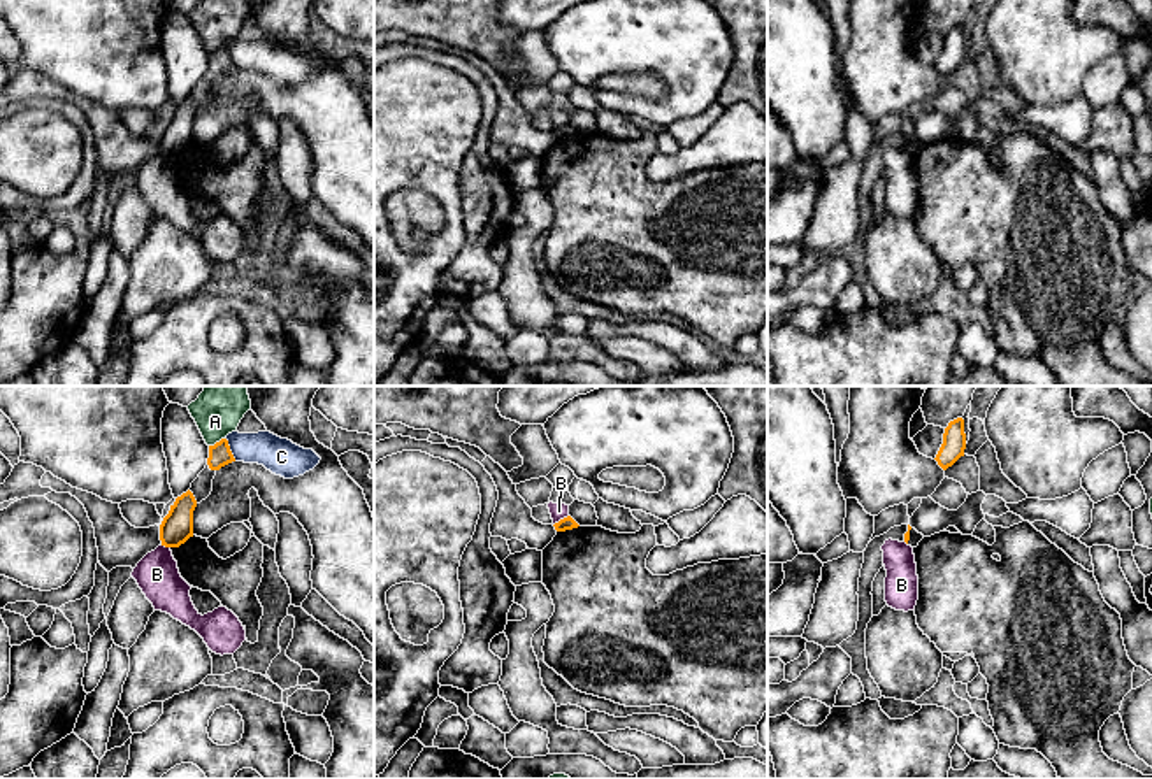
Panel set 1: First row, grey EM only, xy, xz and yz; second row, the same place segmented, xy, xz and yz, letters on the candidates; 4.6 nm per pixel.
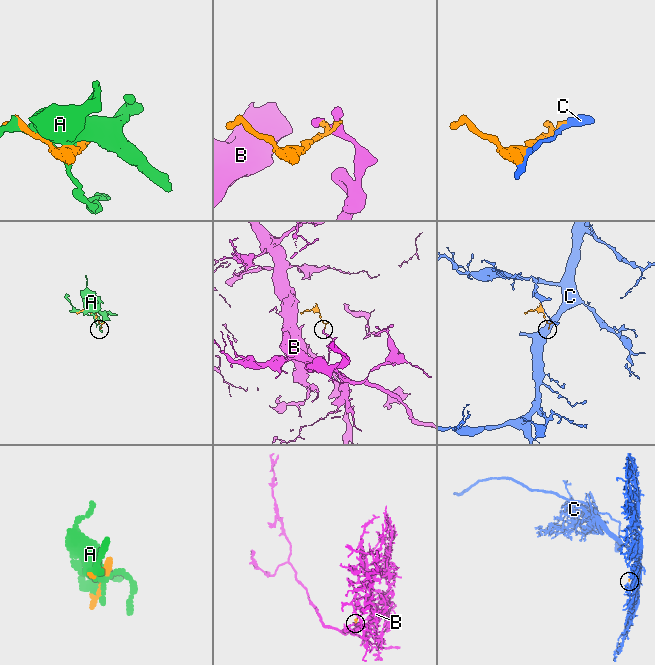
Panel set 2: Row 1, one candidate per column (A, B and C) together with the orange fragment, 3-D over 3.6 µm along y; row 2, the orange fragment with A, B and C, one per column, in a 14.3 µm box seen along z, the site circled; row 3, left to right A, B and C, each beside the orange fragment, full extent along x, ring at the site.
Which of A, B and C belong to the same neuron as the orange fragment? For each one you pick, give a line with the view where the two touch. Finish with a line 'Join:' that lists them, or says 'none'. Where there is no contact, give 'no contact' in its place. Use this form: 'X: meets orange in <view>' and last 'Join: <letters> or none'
Join: none

